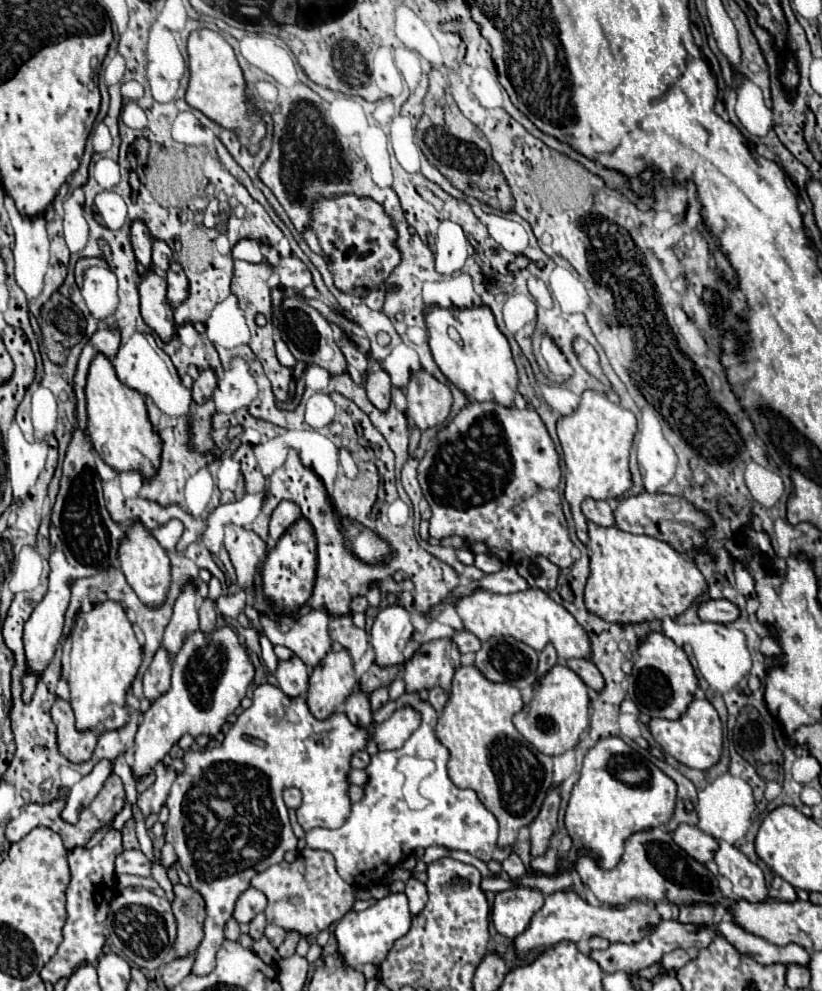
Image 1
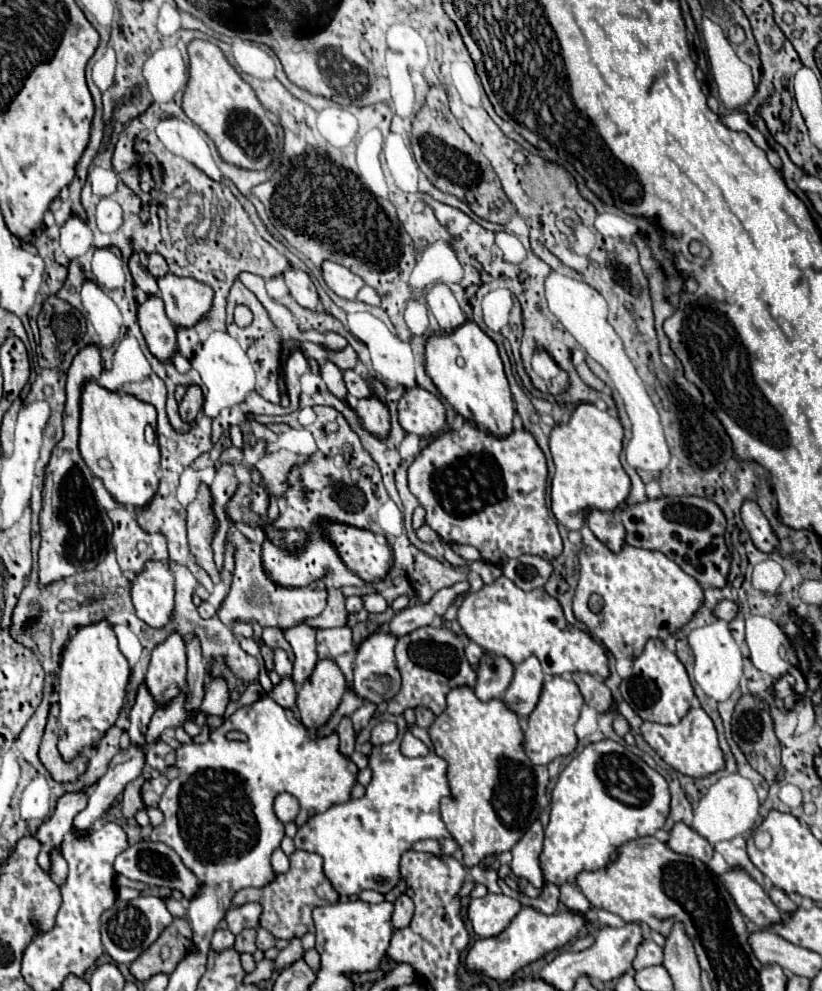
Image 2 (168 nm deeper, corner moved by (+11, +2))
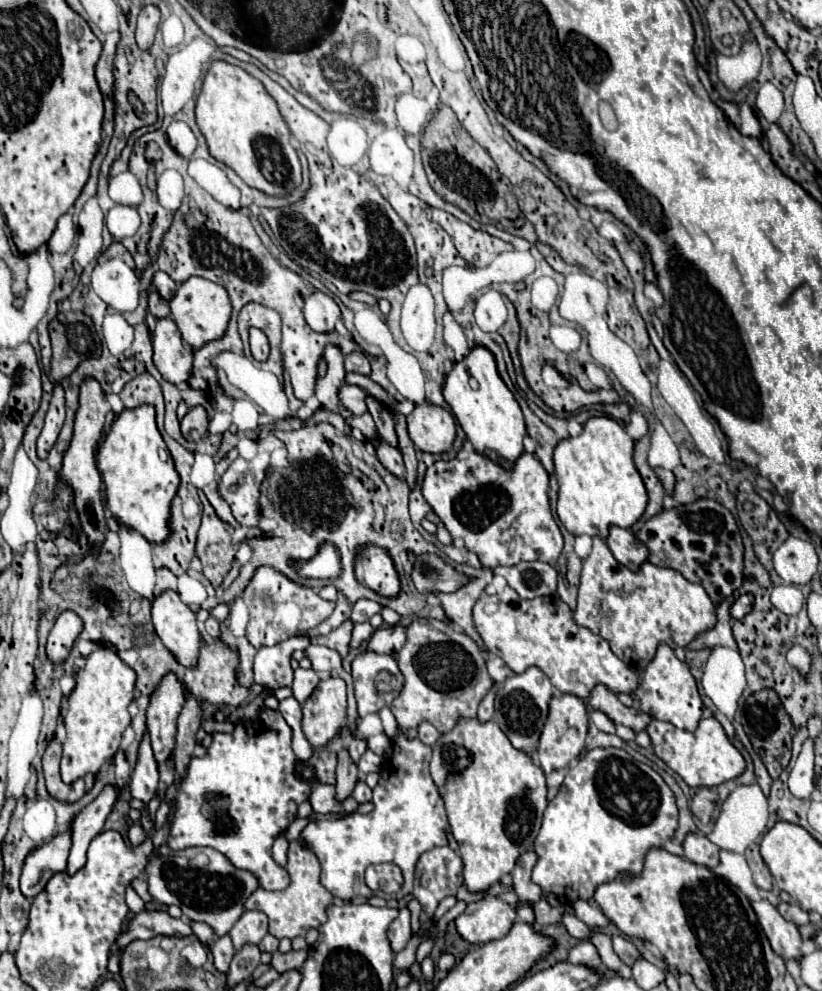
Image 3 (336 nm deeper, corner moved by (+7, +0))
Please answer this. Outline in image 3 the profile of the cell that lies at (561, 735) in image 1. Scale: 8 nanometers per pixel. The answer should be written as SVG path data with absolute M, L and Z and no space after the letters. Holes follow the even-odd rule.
M556 694L550 700L548 718L544 724L544 730L540 734L538 742L538 762L540 768L550 774L552 770L566 768L572 760L576 760L584 748L584 738L588 730L588 710L582 698L576 698L574 694Z

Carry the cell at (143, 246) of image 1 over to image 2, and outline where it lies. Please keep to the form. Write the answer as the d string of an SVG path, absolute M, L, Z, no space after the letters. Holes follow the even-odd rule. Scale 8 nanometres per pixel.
M132 254L130 260L128 260L128 266L130 266L130 272L132 272L132 278L134 278L134 284L148 296L154 296L158 294L158 284L156 284L156 278L140 266L140 260L138 260L138 254Z

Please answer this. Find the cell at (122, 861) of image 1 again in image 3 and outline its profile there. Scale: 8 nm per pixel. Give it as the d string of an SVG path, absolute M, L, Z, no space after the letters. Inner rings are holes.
M160 846L150 854L144 876L148 892L154 900L166 906L180 906L188 920L206 922L216 930L218 936L230 932L244 912L244 900L258 888L258 882L252 874L234 868L220 852L208 848L172 850L168 846Z

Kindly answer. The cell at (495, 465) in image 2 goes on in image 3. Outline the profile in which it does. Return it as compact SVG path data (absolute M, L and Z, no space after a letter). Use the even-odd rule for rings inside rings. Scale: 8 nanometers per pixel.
M458 450L454 460L438 460L426 470L422 494L452 538L462 538L464 546L480 558L482 566L514 566L522 560L542 560L556 566L564 540L550 512L548 472L534 454L522 452L512 468L504 470L500 464L476 450Z

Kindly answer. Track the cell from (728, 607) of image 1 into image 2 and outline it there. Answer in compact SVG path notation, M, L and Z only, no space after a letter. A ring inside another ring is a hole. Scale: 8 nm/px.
M722 600L722 602L718 602L718 606L714 608L714 614L716 614L720 620L730 622L730 620L736 618L736 614L738 614L738 606L736 606L732 600Z

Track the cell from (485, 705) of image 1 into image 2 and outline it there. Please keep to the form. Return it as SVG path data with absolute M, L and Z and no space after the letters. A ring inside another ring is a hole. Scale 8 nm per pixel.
M454 688L446 710L428 730L436 754L448 762L450 796L442 800L442 820L464 852L464 866L472 868L486 856L500 856L536 822L540 798L546 794L546 766L532 766L524 752L518 716L500 698L480 702L472 688Z

